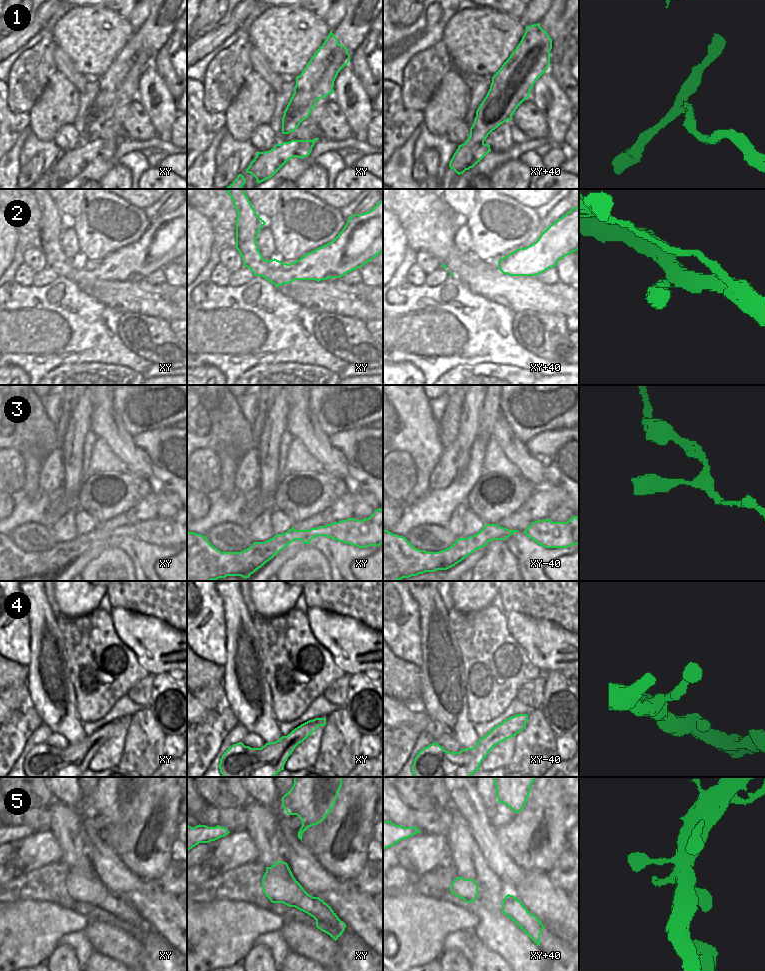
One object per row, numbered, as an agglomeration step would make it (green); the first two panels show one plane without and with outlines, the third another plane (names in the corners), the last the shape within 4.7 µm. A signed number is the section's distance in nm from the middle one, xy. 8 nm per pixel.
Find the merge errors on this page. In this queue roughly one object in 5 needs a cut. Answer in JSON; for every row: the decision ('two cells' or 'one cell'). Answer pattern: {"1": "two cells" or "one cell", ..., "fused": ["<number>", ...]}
{"1": "two cells", "2": "one cell", "3": "one cell", "4": "one cell", "5": "one cell", "fused": ["1"]}

